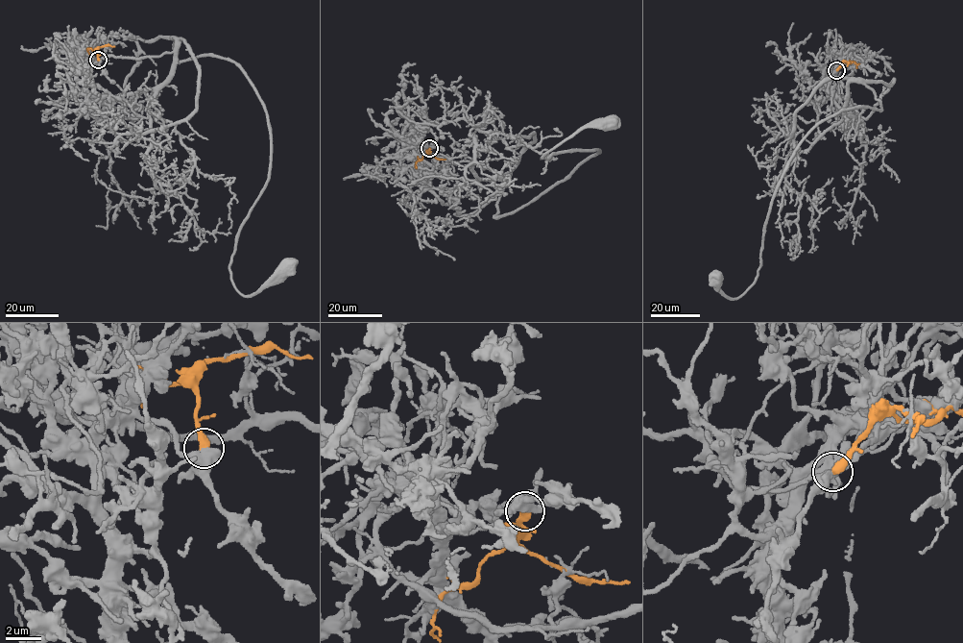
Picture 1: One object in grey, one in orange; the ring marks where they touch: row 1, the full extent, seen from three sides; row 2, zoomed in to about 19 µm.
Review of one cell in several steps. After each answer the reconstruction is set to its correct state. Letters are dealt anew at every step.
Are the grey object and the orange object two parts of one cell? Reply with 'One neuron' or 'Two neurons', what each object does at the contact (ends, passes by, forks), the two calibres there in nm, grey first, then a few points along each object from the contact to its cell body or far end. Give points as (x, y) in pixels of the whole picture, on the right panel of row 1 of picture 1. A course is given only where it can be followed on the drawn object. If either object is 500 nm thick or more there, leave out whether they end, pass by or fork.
Two neurons. Thickness 650 nm (grey) against 440 nm. Course of grey: (836, 69), (880, 111), (820, 121), (756, 280), (732, 299), (716, 278). Course of orange: (836, 69), (845, 61), (854, 61), (856, 68)

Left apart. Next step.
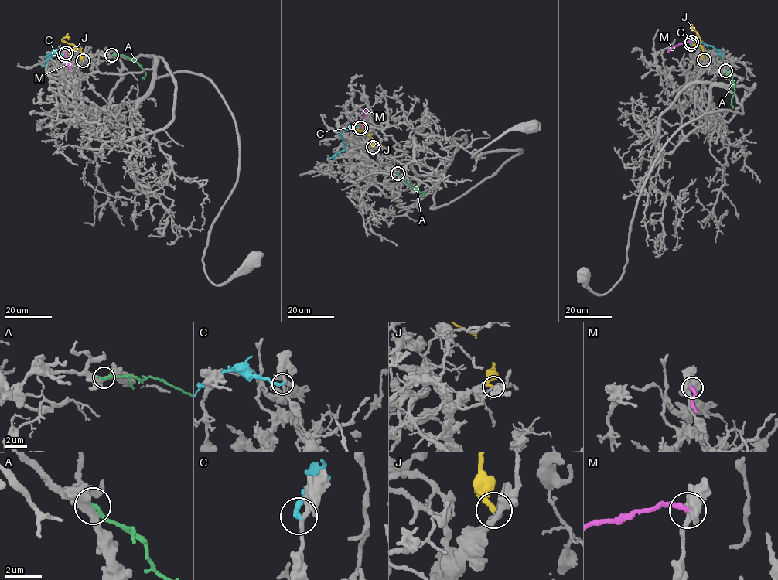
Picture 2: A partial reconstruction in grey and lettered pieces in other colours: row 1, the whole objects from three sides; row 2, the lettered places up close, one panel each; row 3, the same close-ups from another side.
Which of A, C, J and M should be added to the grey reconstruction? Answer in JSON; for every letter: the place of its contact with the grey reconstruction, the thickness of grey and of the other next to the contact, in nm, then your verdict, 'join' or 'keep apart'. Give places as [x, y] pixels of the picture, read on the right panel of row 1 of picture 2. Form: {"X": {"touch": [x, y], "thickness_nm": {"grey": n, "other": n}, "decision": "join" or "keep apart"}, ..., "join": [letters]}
{"A": {"touch": [725, 70], "thickness_nm": {"grey": 440, "other": 260}, "decision": "keep apart"}, "C": {"touch": [690, 44], "thickness_nm": {"grey": 240, "other": 240}, "decision": "keep apart"}, "J": {"touch": [704, 59], "thickness_nm": {"grey": 320, "other": 200}, "decision": "keep apart"}, "M": {"touch": [691, 42], "thickness_nm": {"grey": 750, "other": 280}, "decision": "keep apart"}, "join": []}

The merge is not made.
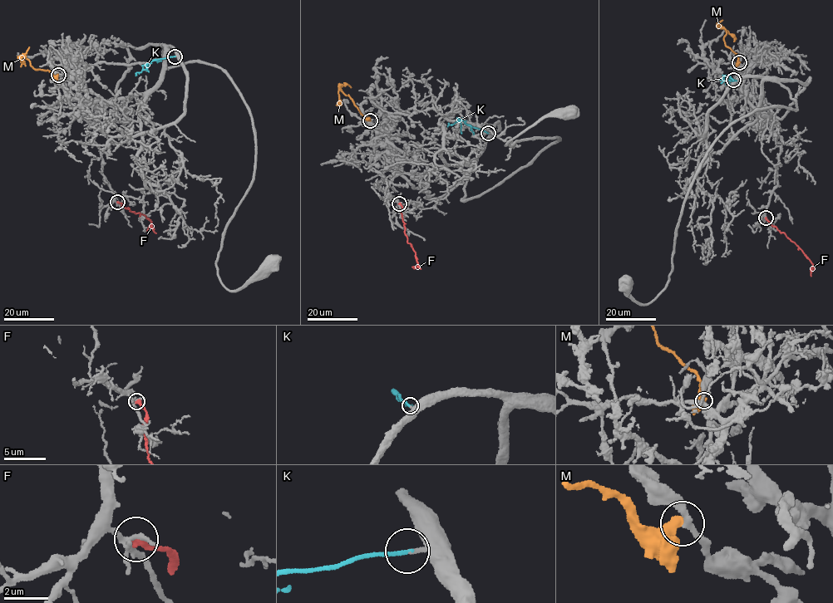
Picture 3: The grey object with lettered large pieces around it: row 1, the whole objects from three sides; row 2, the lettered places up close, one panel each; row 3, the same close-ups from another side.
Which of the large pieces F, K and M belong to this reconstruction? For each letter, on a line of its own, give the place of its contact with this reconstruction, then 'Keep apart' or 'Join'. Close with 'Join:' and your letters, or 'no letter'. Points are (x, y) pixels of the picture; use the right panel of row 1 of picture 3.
F: Touches grey at (766, 218). Keep apart
K: Touches grey at (733, 80). Join
M: Touches grey at (739, 62). Keep apart
Join: K

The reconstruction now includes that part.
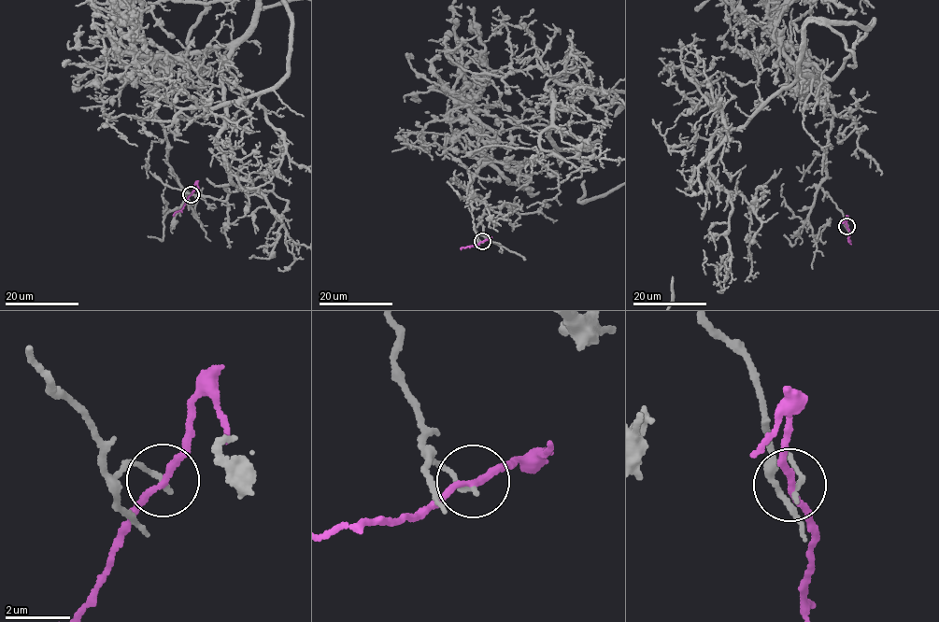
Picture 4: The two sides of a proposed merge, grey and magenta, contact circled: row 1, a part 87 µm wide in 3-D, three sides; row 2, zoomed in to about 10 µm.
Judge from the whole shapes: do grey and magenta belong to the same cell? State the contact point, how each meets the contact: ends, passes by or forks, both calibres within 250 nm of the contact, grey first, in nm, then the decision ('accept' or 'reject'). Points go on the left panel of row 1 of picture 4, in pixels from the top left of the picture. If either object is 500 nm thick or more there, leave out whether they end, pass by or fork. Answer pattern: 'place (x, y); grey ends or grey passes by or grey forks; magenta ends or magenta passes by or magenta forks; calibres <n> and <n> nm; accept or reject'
place (191, 194); grey ends; magenta passes by; calibres 160 and 190 nm; accept

